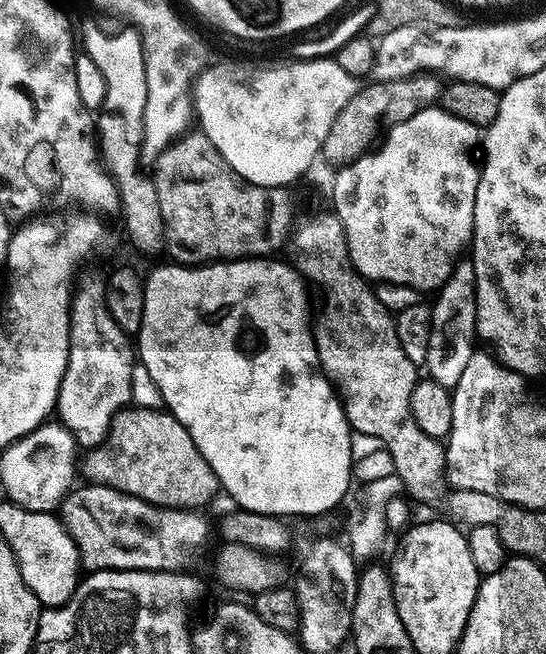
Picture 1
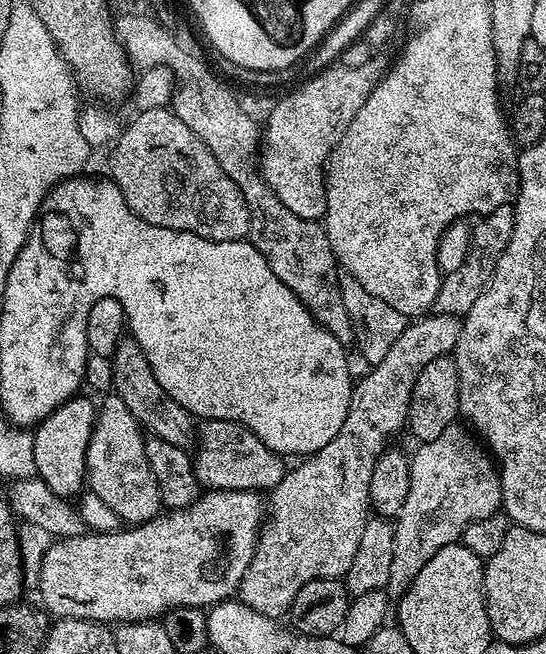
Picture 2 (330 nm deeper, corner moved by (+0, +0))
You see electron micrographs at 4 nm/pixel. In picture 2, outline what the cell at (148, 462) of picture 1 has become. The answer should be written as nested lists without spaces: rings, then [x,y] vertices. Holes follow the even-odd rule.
[[[210,420],[203,425],[204,441],[200,449],[194,452],[196,476],[205,489],[212,488],[216,492],[250,492],[253,490],[271,490],[278,482],[282,482],[286,471],[285,457],[278,452],[271,452],[259,438],[249,430],[231,420]]]

